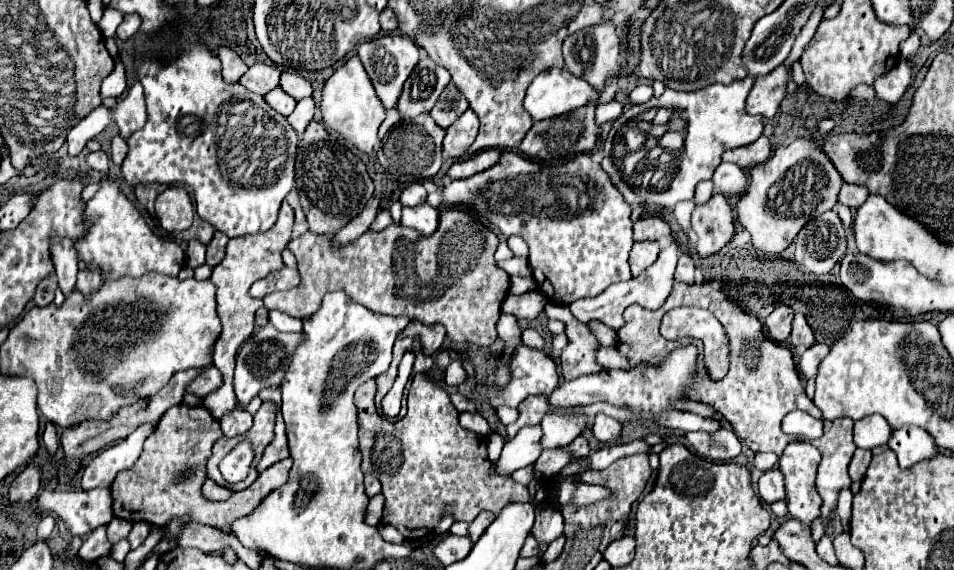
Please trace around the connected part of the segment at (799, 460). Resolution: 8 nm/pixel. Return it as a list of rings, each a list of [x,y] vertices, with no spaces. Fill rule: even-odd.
[[[803,441],[789,443],[779,459],[779,469],[785,477],[789,513],[805,525],[811,525],[813,519],[821,515],[821,495],[815,489],[819,461],[819,451]]]

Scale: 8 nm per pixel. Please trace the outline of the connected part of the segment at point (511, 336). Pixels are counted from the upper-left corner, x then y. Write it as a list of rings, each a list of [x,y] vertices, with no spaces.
[[[501,315],[497,323],[497,333],[505,341],[505,351],[513,351],[521,343],[521,329],[513,315]]]

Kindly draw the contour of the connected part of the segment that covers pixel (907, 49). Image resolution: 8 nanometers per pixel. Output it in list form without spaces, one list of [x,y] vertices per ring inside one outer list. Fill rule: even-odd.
[[[911,33],[911,37],[909,39],[905,39],[901,45],[899,45],[899,51],[901,51],[901,55],[905,57],[905,59],[911,59],[915,53],[917,53],[917,49],[919,49],[919,35],[917,33]]]

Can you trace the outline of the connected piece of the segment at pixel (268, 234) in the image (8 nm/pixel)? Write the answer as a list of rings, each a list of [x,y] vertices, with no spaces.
[[[285,201],[279,211],[277,223],[271,227],[271,231],[265,231],[261,235],[245,235],[245,237],[235,237],[227,245],[227,255],[225,259],[213,267],[211,281],[217,287],[217,311],[223,321],[223,335],[215,345],[215,355],[213,355],[213,365],[221,371],[223,383],[217,391],[209,393],[203,399],[203,405],[213,411],[215,419],[221,419],[225,413],[235,409],[235,391],[233,391],[233,369],[235,369],[235,355],[239,347],[251,337],[253,327],[255,327],[255,311],[263,307],[261,299],[253,299],[249,295],[249,287],[257,281],[263,279],[267,273],[281,269],[281,251],[287,247],[291,241],[291,229],[293,229],[293,209]]]

